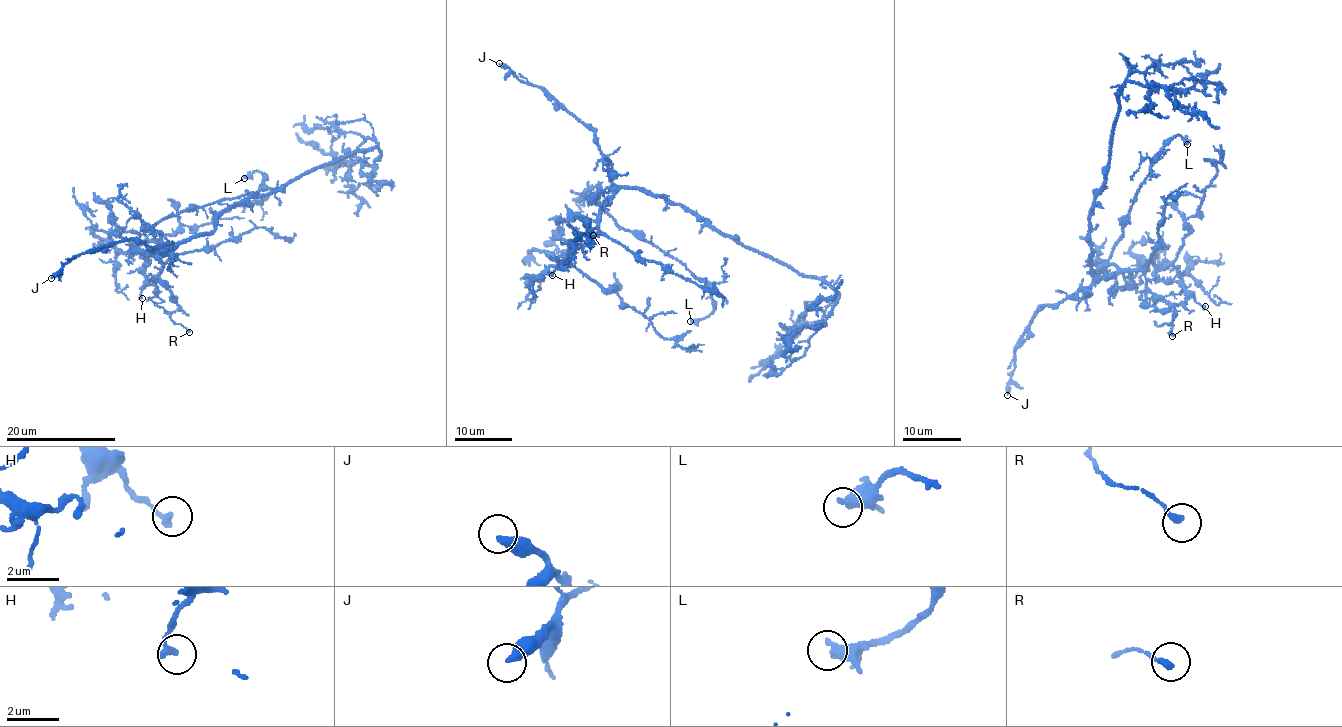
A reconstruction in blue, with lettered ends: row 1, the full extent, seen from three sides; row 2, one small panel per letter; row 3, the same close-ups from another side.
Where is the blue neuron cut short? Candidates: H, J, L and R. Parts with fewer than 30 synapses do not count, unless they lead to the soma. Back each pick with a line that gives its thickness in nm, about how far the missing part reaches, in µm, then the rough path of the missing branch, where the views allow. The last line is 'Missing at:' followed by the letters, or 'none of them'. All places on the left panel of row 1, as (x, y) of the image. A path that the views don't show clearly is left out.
J: 400 nm | 60 µm
Missing at: J

